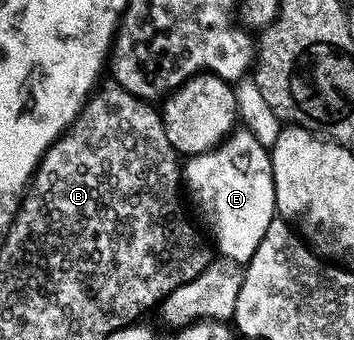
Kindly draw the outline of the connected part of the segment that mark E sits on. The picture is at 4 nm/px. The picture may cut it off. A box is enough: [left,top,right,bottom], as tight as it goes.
[181,129,277,265]

